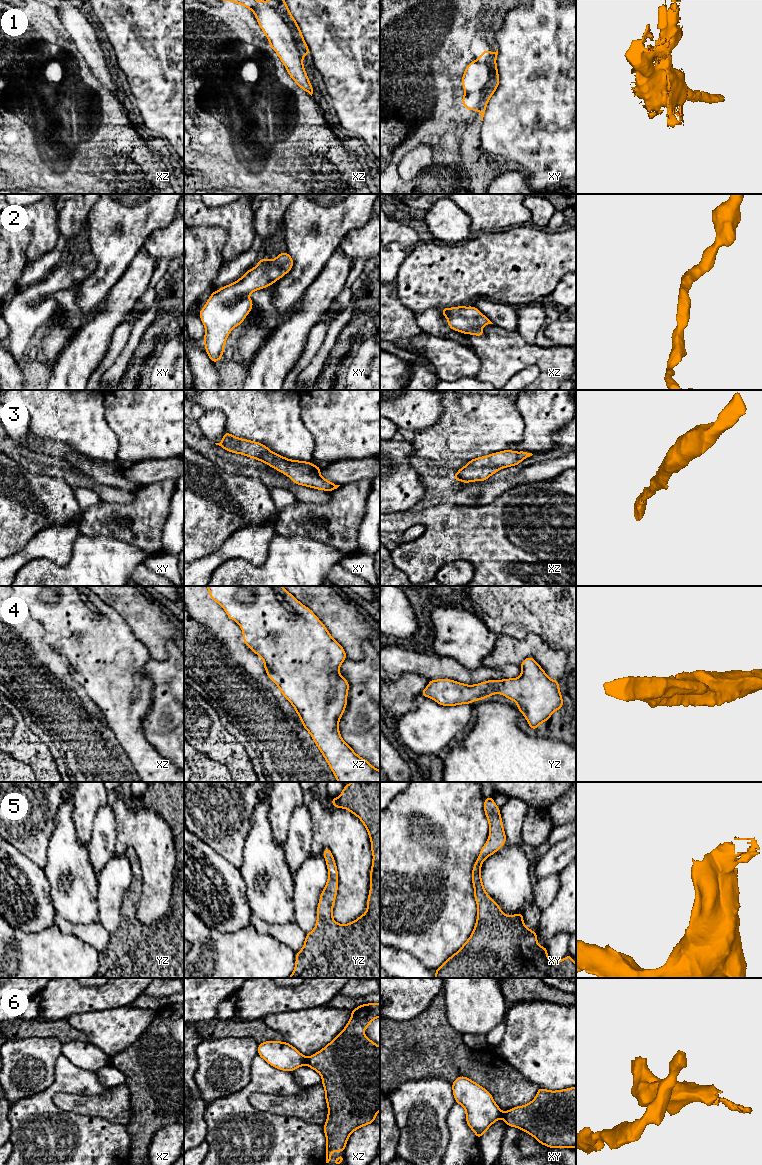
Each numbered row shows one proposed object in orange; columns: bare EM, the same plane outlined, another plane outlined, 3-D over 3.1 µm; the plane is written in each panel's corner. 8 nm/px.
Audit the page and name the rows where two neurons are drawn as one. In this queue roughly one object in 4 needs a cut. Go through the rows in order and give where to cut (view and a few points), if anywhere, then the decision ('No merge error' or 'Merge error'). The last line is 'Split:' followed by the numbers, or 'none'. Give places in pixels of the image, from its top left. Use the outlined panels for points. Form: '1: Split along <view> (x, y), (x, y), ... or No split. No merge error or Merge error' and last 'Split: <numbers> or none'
1: No split. No merge error
2: No split. No merge error
3: No split. No merge error
4: No split. No merge error
5: No split. No merge error
6: Split along xz (305, 1058), (306, 1064). Merge error
Split: 6

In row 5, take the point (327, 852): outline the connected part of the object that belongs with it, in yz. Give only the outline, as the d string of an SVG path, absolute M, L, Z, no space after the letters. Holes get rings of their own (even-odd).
M352 782L344 786L339 797L331 800L335 808L344 808L356 815L365 825L371 840L373 854L370 872L370 891L367 911L349 924L338 924L333 919L333 906L338 890L338 871L334 857L328 847L323 856L328 868L328 881L320 895L315 928L306 934L303 948L296 953L293 973L289 978L380 978L380 782Z

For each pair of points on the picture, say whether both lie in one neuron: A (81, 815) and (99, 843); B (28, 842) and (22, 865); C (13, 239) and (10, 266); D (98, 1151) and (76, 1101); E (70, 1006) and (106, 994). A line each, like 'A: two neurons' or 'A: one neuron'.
A: two neurons
B: two neurons
C: one neuron
D: two neurons
E: one neuron

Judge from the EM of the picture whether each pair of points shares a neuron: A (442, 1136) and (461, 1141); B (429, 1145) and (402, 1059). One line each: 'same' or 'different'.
A: different
B: different

